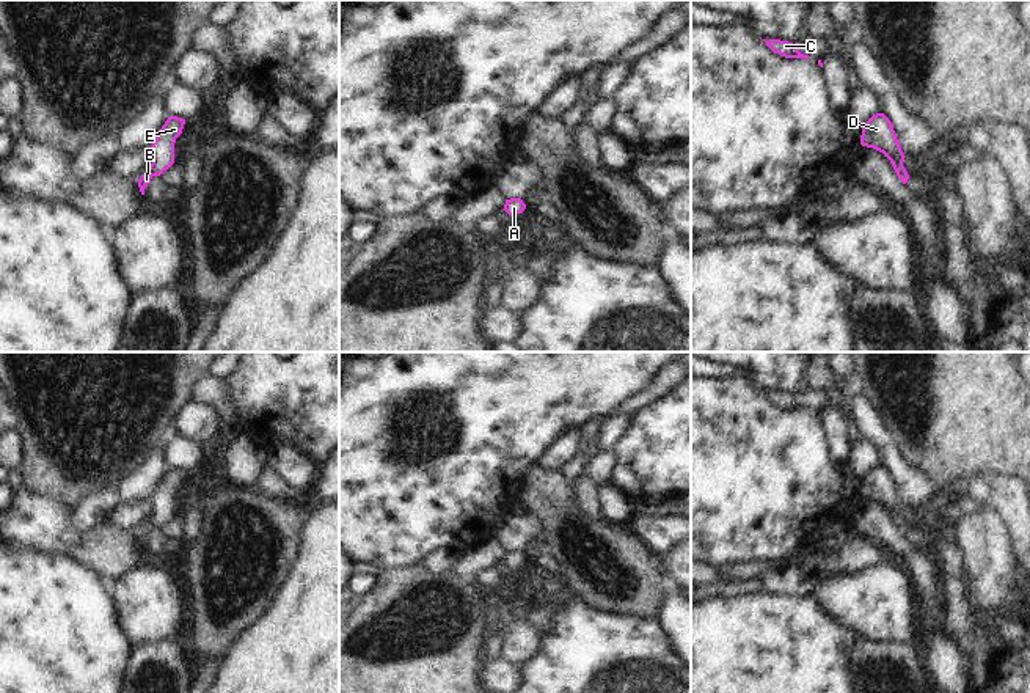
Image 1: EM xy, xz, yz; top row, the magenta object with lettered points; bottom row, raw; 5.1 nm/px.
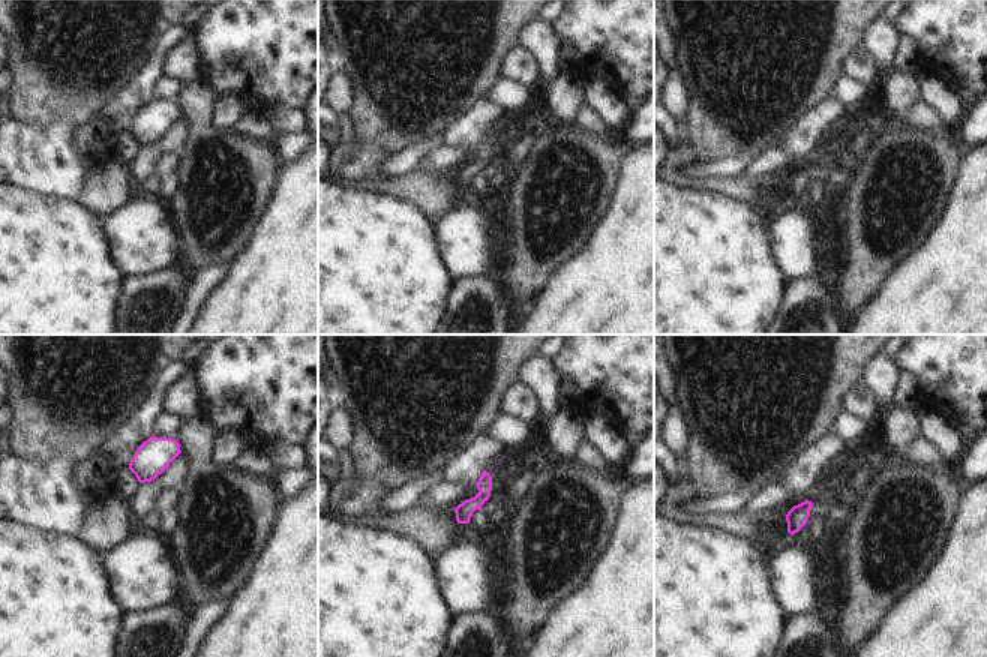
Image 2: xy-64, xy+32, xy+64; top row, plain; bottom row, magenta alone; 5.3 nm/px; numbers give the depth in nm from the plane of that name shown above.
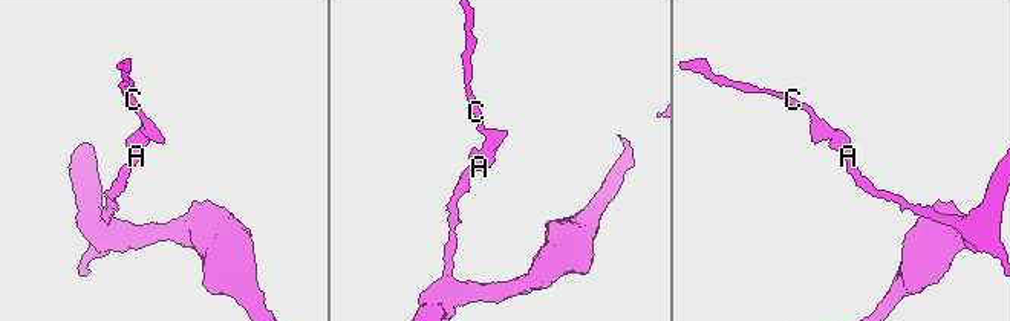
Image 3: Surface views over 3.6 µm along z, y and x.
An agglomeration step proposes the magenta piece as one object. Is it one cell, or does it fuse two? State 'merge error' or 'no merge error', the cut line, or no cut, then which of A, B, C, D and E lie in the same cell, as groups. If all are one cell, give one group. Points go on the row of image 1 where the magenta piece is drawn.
no merge error; no cut; A B C D E

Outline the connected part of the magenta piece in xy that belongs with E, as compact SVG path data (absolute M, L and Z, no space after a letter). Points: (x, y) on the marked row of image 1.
M168 116L162 129L159 130L152 146L152 163L148 171L137 179L141 195L144 195L146 185L154 176L160 176L174 163L174 143L176 138L182 134L185 119L177 116Z

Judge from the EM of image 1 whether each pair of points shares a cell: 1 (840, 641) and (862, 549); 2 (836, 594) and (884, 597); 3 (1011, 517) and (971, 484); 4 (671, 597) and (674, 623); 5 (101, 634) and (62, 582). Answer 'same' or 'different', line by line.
1: different
2: same
3: same
4: same
5: same

